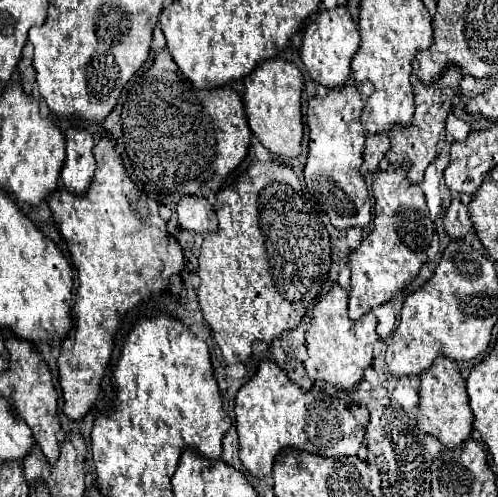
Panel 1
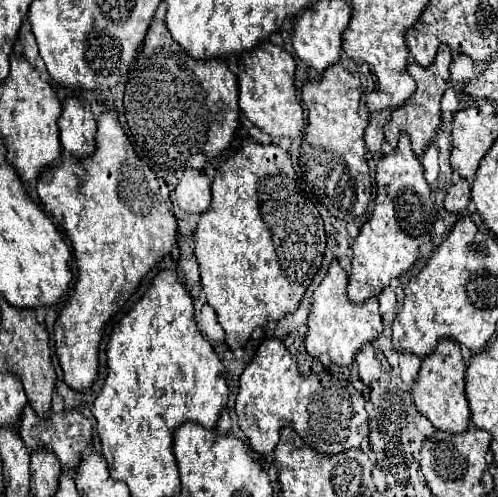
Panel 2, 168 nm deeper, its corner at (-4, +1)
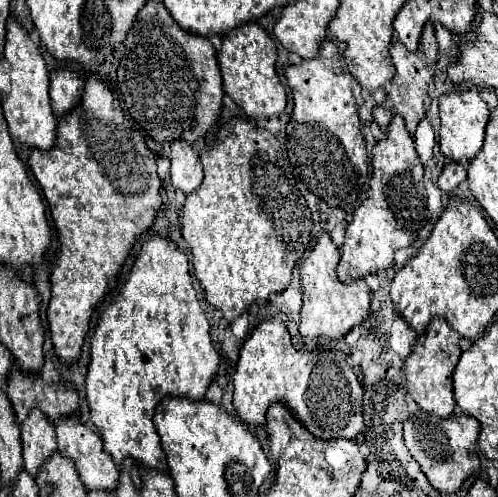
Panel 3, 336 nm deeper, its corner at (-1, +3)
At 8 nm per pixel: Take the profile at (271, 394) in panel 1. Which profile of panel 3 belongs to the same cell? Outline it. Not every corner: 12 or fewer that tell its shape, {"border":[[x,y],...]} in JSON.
{"border":[[278,318],[254,328],[234,408],[264,426],[282,402],[322,440],[364,428],[344,354],[298,352]]}

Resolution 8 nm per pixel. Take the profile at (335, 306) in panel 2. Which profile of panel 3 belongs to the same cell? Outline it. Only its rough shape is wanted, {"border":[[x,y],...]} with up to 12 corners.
{"border":[[326,232],[300,262],[306,340],[340,340],[370,318],[364,280],[340,284]]}

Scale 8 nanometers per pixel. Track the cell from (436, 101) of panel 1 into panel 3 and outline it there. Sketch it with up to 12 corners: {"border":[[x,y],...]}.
{"border":[[434,26],[420,48],[390,48],[396,76],[388,100],[374,110],[386,132],[400,114],[414,136],[438,62]]}

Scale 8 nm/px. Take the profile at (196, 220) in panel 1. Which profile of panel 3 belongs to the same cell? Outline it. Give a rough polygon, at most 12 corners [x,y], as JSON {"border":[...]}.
{"border":[[184,142],[172,148],[172,186],[190,194],[204,180],[198,154]]}

